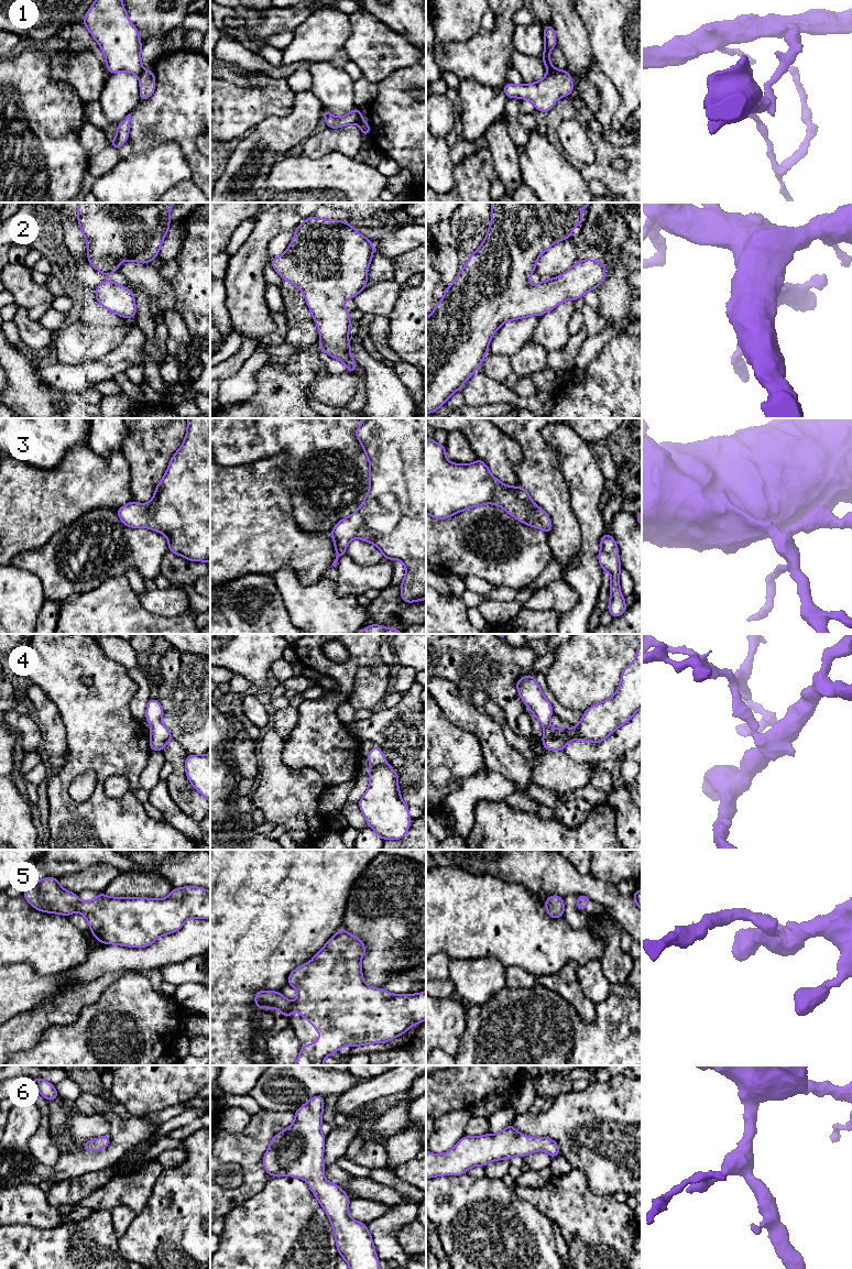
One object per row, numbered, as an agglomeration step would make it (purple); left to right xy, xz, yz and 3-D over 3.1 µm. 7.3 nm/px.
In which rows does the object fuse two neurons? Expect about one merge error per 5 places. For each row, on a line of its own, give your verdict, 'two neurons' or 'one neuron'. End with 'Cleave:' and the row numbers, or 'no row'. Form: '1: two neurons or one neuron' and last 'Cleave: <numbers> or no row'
1: two neurons
2: one neuron
3: one neuron
4: one neuron
5: one neuron
6: one neuron
Cleave: 1

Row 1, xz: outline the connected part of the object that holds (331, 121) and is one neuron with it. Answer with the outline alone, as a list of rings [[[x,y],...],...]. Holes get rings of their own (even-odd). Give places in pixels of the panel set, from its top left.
[[[356,107],[352,111],[348,112],[341,118],[337,118],[336,116],[328,112],[327,110],[323,110],[323,117],[326,120],[326,124],[328,128],[331,129],[338,129],[352,123],[357,123],[359,113],[360,111],[358,107]]]

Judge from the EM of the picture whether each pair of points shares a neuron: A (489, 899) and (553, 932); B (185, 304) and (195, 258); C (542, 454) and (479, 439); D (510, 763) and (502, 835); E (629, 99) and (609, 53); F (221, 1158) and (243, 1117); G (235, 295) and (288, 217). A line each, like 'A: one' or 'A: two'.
A: one
B: one
C: two
D: two
E: one
F: two
G: one

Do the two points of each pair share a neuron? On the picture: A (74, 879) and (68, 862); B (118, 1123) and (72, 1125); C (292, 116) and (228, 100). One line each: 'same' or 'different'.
A: different
B: different
C: same

